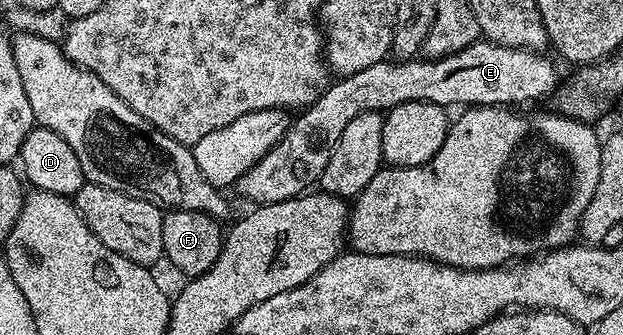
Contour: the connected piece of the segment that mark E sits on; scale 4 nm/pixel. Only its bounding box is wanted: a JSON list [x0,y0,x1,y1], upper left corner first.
[235,40,558,206]

